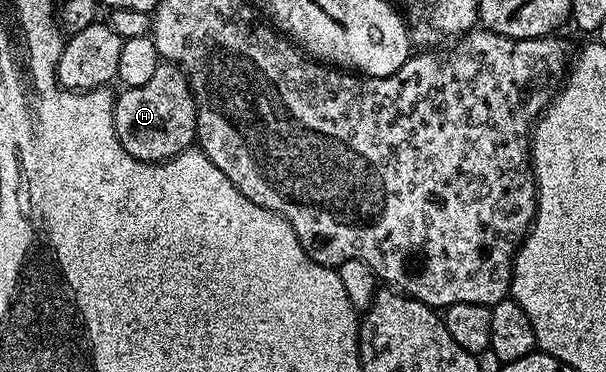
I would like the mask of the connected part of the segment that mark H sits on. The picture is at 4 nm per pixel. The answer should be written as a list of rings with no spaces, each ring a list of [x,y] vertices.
[[[161,62],[154,70],[154,78],[146,82],[146,86],[124,88],[121,96],[115,97],[114,130],[118,134],[120,144],[139,160],[159,162],[169,160],[180,152],[187,152],[197,143],[196,139],[196,99],[192,96],[192,85],[187,76],[174,64]]]

